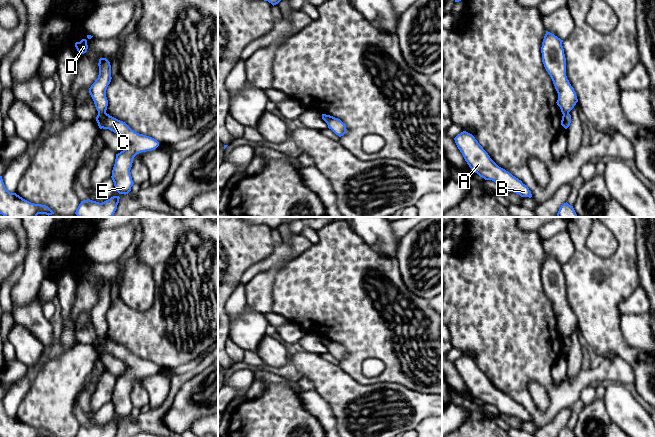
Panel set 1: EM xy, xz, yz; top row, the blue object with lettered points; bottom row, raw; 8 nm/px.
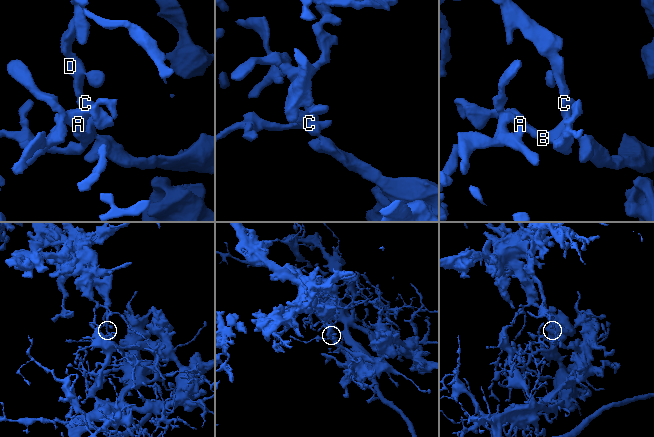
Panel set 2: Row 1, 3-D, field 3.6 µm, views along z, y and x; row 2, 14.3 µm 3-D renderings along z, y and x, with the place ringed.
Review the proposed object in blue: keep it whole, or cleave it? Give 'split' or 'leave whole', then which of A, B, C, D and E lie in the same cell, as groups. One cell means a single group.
split; groups A B C E / D

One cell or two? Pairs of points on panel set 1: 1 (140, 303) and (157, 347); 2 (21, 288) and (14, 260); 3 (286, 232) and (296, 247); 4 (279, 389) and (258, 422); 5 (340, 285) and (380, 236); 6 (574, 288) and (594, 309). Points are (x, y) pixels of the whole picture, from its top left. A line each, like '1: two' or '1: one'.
1: two
2: two
3: two
4: one
5: two
6: one

